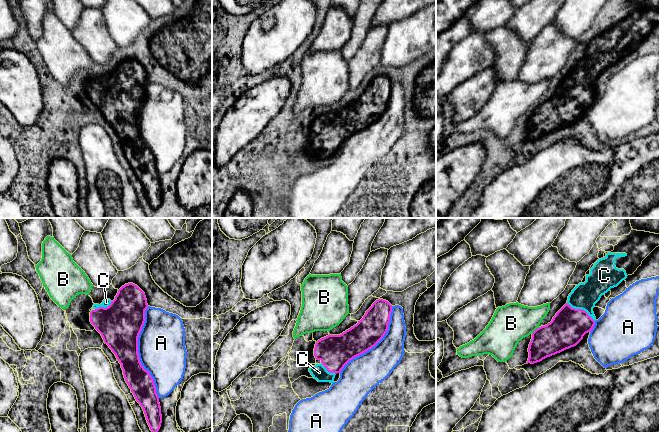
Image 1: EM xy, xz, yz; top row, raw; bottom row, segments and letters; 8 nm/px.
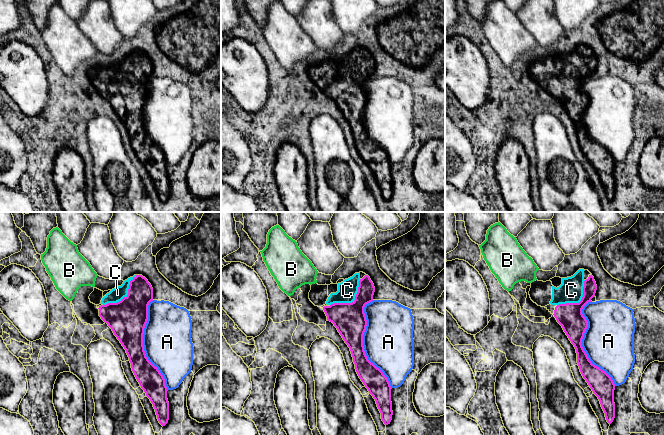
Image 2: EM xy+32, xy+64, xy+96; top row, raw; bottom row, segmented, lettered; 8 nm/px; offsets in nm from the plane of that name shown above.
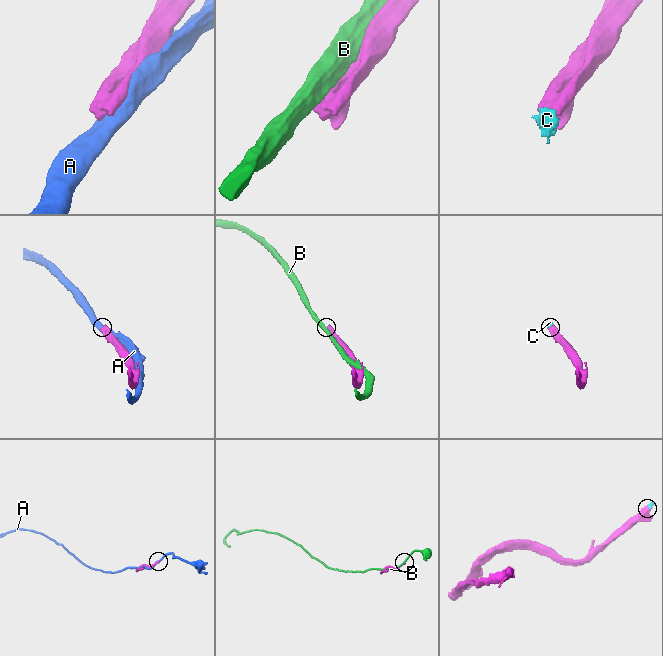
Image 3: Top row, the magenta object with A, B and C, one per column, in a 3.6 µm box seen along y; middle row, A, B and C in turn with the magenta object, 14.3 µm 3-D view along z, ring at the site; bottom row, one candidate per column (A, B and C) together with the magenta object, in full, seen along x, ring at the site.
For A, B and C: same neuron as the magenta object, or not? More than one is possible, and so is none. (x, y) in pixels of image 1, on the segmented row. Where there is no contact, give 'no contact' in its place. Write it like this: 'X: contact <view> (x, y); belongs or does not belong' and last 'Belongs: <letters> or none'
A: contact xy (137, 352); does not belong
B: contact yz (536, 329); does not belong
C: contact yz (581, 309); belongs
Belongs: C

